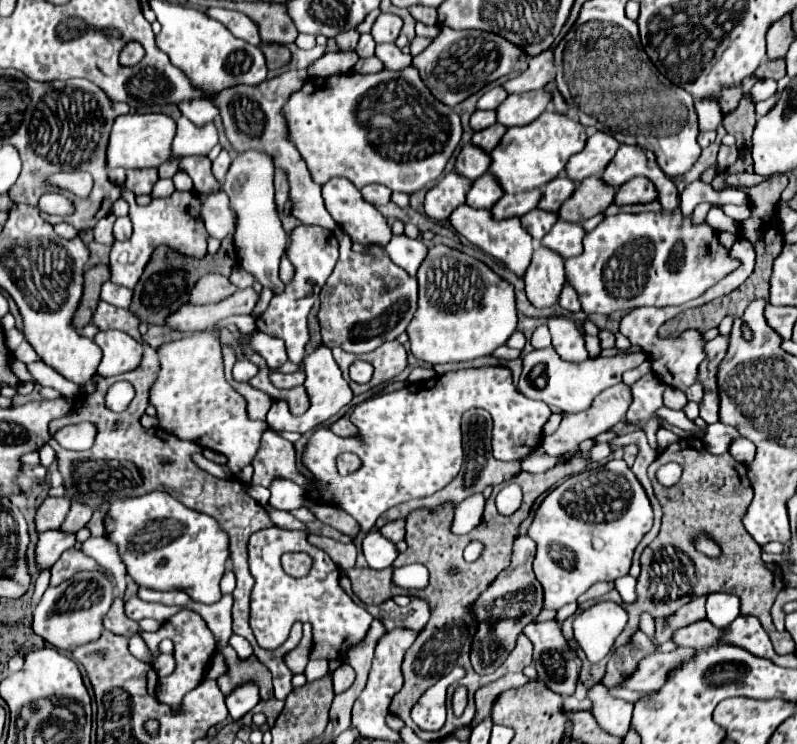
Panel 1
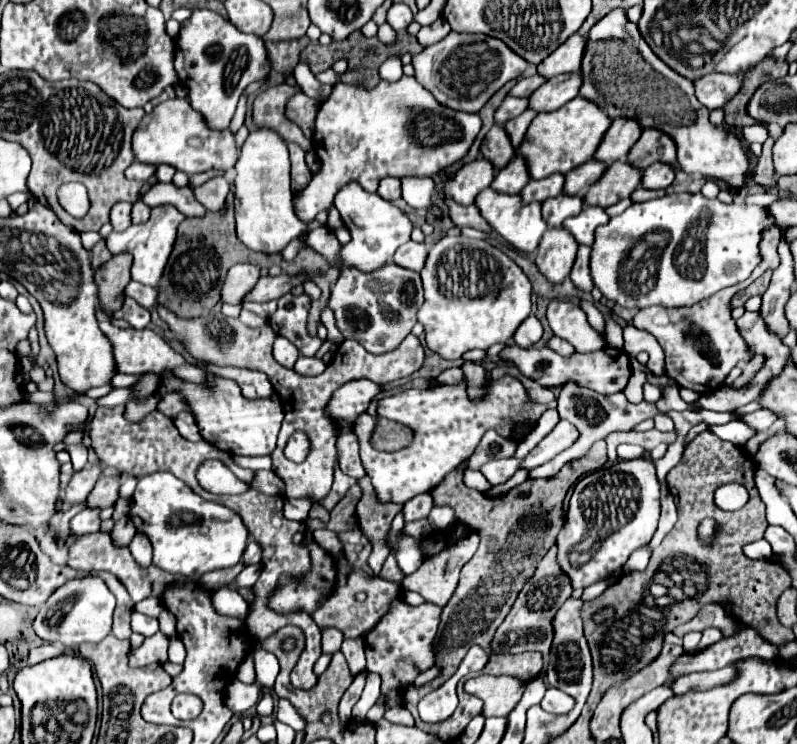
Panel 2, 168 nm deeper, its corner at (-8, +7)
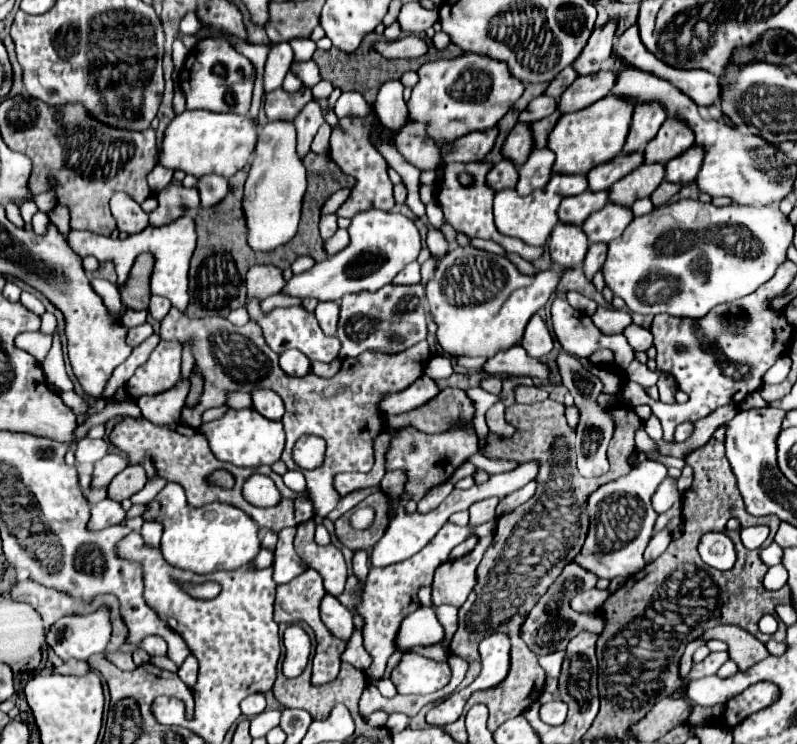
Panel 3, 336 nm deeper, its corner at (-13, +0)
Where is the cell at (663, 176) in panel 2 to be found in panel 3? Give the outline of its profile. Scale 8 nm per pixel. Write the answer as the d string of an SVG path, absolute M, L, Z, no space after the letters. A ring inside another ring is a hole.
M692 145L688 151L684 151L682 155L674 157L672 161L666 163L666 177L664 179L674 185L692 183L698 175L700 165L702 165L702 157L704 157L704 151L696 145Z

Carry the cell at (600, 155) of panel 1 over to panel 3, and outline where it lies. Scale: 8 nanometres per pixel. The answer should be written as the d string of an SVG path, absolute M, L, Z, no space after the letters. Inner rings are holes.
M642 103L636 105L632 123L630 123L630 133L626 137L626 145L622 147L622 153L636 153L646 147L650 139L656 137L660 125L666 121L666 111L658 103Z

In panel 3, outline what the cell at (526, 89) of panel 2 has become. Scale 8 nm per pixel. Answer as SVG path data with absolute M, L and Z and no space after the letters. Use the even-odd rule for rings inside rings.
M566 67L562 73L558 73L558 77L554 77L554 81L550 81L550 85L546 87L546 91L544 91L544 95L550 95L550 97L558 97L574 79L576 79L578 75L576 75L576 71L574 69L570 69L570 67Z

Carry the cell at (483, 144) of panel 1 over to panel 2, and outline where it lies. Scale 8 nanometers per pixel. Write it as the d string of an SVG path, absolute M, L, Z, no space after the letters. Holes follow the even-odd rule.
M527 110L525 114L513 118L513 122L507 122L507 124L505 124L505 130L509 132L511 142L513 142L515 148L521 146L521 142L523 142L523 138L525 138L525 132L527 132L527 128L529 128L529 124L531 124L531 120L533 120L535 116L537 116L535 110Z

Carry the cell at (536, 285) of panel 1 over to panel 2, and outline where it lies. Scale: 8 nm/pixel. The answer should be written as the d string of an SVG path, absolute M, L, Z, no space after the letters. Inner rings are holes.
M563 226L547 228L547 232L539 242L537 260L535 260L539 272L545 274L553 284L561 284L569 276L577 248L579 244L575 242L573 234L563 230Z

